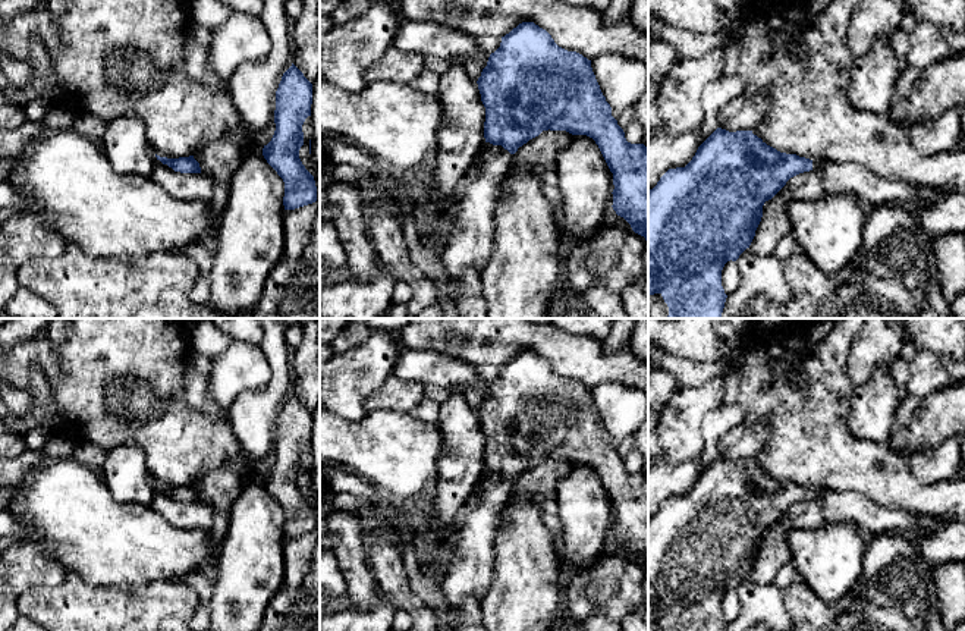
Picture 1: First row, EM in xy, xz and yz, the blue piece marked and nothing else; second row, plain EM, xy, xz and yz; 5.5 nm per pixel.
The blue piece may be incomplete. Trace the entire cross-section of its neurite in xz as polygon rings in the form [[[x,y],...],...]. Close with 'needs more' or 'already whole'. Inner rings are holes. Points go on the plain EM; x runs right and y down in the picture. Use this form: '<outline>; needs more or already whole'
[[[522,351],[502,365],[500,376],[490,383],[477,412],[485,436],[484,467],[491,474],[480,478],[480,503],[463,509],[455,527],[455,541],[441,584],[447,603],[461,606],[466,597],[481,602],[488,591],[500,509],[510,499],[512,484],[518,477],[548,458],[587,464],[595,470],[613,502],[613,539],[635,562],[648,569],[648,475],[626,470],[600,418],[591,389],[559,376],[551,364],[534,351]]]; needs more

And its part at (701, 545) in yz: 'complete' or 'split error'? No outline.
split error

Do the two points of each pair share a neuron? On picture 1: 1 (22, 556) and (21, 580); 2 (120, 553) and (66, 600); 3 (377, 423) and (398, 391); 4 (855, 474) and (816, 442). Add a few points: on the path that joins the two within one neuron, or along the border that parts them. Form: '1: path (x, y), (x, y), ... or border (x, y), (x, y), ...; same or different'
1: path (22, 562), (21, 574); same
2: border (68, 571), (75, 571), (91, 584), (120, 589); different
3: border (409, 411), (374, 410), (367, 413); different
4: path (845, 464), (826, 452); same

